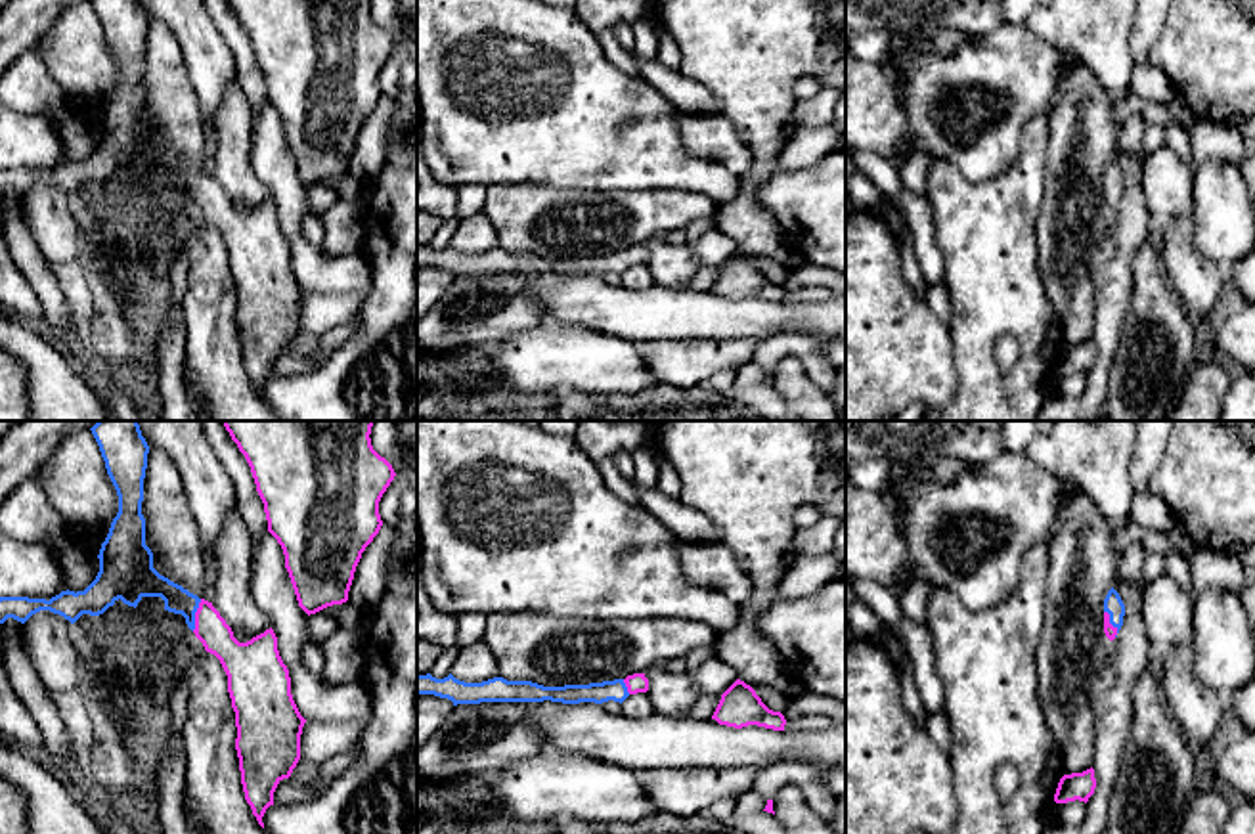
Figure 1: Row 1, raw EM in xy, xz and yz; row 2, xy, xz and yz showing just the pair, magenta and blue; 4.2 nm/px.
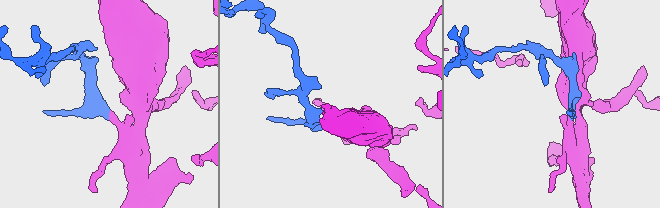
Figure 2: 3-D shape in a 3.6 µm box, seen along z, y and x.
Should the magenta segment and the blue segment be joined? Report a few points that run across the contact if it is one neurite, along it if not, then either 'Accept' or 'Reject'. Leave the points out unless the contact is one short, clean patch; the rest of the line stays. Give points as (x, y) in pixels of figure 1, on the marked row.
Line: xy (217, 637), (196, 614), (161, 586), (146, 582). Accept

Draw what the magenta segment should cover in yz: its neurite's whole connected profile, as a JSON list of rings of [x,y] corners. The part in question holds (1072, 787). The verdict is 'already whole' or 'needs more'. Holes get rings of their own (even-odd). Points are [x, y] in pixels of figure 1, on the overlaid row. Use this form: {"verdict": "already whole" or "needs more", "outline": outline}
{"verdict": "already whole", "outline": [[[1087,769],[1083,773],[1071,773],[1064,775],[1058,782],[1054,801],[1056,803],[1068,803],[1068,801],[1089,801],[1089,798],[1094,794],[1096,779],[1094,769]]]}

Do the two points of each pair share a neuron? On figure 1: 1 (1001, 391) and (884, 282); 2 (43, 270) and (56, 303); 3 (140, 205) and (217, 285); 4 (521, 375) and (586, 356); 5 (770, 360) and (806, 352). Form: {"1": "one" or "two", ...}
{"1": "two", "2": "one", "3": "two", "4": "one", "5": "one"}

